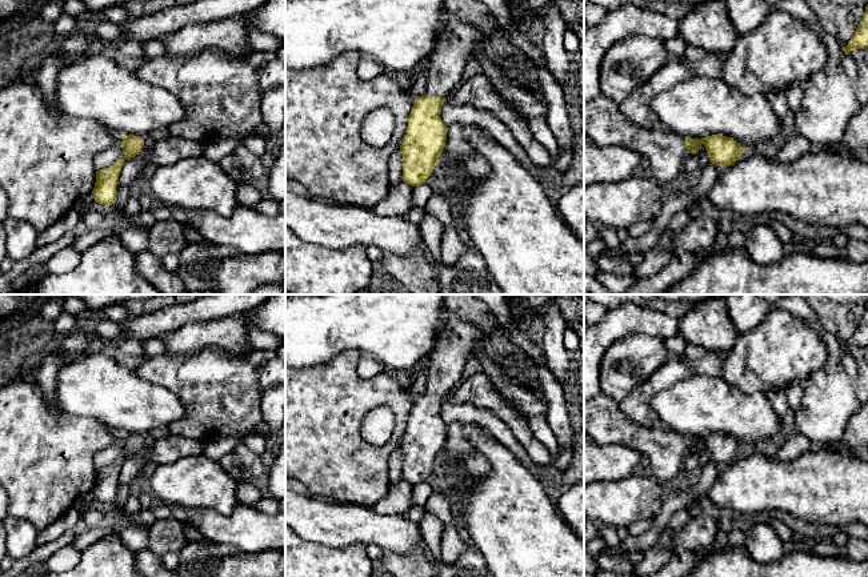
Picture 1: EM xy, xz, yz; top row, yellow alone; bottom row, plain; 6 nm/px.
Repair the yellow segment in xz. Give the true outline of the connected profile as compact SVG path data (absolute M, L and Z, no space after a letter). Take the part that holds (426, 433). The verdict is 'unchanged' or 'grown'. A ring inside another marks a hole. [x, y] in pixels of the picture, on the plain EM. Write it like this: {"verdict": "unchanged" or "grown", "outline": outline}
{"verdict": "grown", "outline": "M447 308L441 318L448 332L435 340L428 356L427 393L413 400L400 444L403 480L411 485L425 482L439 461L447 440L447 424L440 409L445 397L460 384L463 368L484 333Z"}

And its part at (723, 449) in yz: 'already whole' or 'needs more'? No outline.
needs more

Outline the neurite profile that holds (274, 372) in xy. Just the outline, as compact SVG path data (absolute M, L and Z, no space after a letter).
M279 357L269 360L259 369L259 385L261 392L276 384L285 385L285 360Z

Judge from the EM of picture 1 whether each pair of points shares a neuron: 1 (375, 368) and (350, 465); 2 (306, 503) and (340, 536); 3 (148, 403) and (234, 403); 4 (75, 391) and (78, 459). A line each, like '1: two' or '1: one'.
1: two
2: one
3: two
4: two

